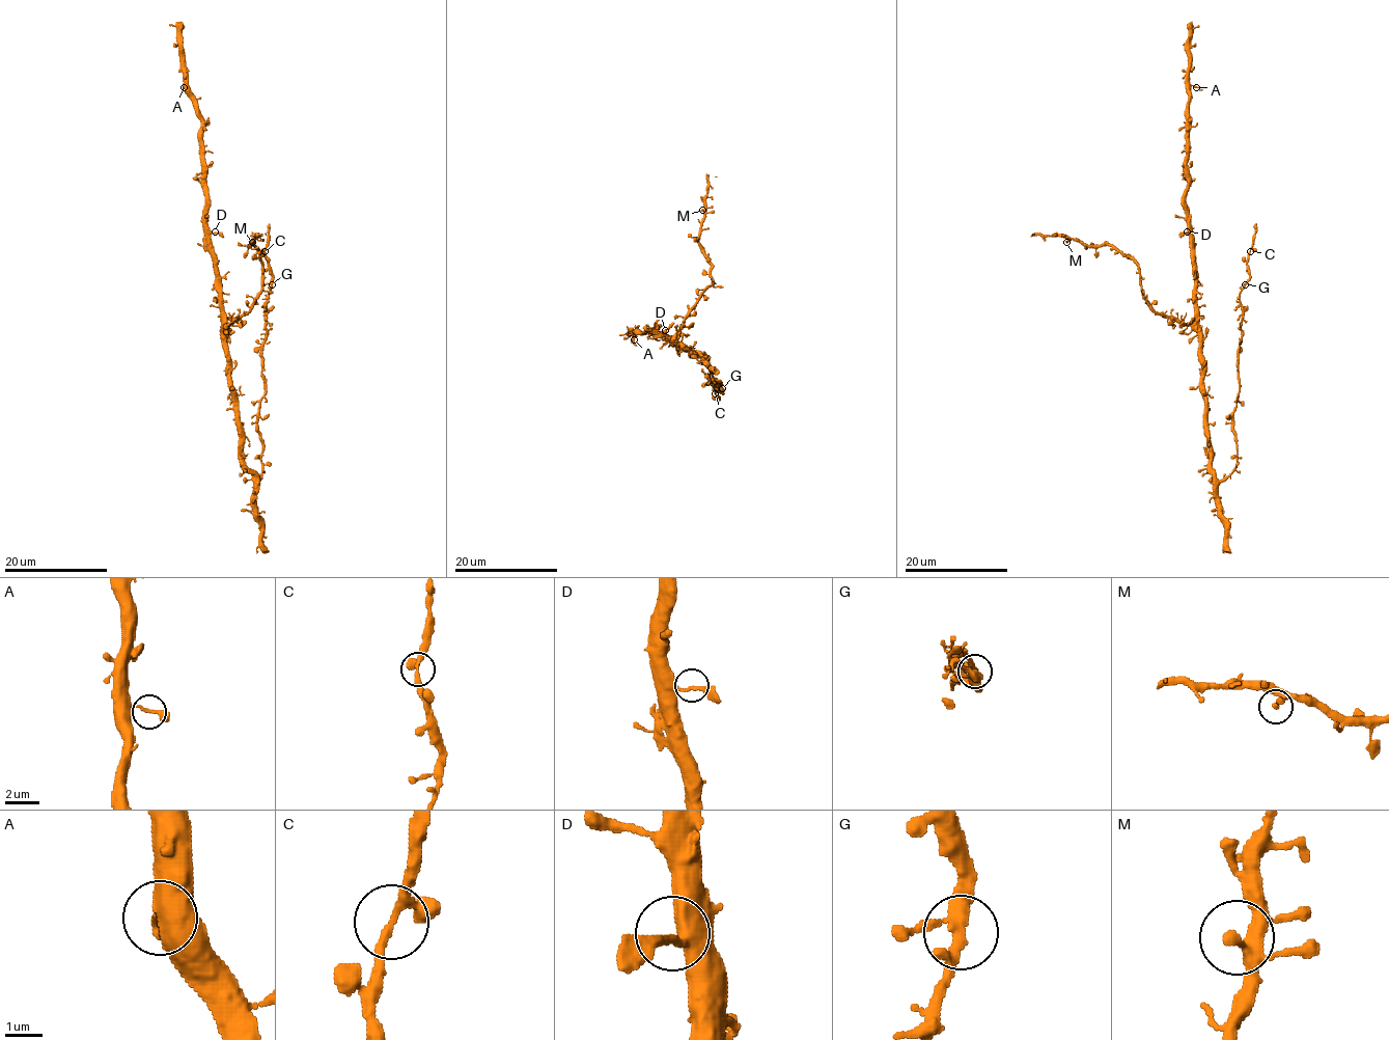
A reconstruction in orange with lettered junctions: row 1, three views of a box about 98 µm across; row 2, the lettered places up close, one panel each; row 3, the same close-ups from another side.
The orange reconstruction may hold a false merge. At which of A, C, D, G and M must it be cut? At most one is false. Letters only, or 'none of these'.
none of these

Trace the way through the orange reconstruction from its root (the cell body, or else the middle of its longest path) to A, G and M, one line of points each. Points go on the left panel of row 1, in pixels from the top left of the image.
A: (234, 388), (222, 320), (221, 277), (207, 225), (202, 116), (197, 100), (184, 87)
G: (234, 388), (240, 458), (257, 480), (262, 449), (257, 411), (265, 390), (262, 344), (272, 284)
M: (234, 388), (226, 326), (250, 309), (261, 290), (260, 253), (248, 244), (253, 239), (252, 242)

